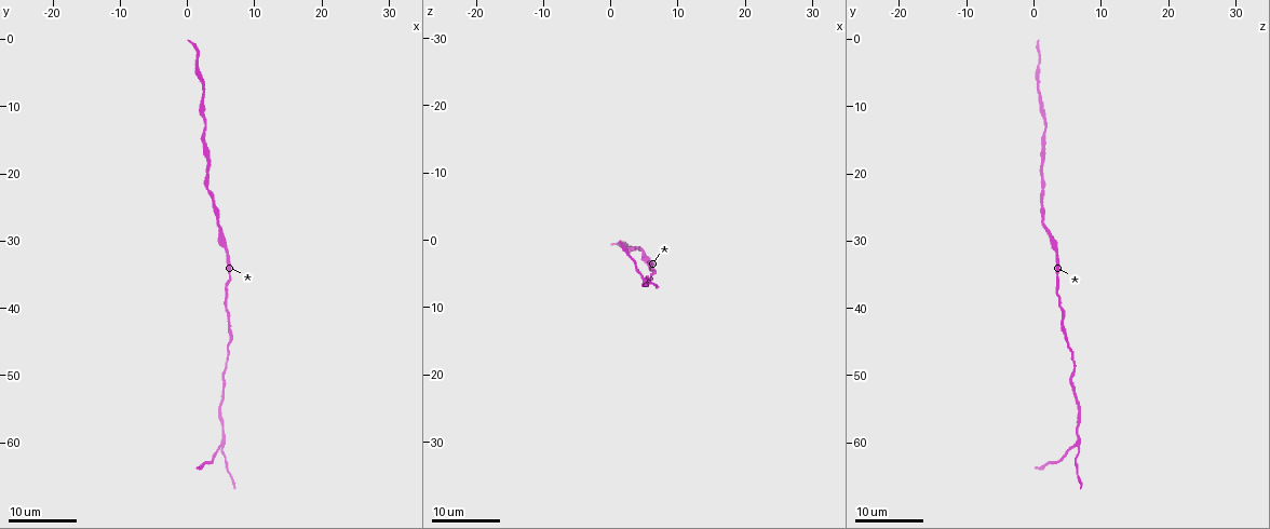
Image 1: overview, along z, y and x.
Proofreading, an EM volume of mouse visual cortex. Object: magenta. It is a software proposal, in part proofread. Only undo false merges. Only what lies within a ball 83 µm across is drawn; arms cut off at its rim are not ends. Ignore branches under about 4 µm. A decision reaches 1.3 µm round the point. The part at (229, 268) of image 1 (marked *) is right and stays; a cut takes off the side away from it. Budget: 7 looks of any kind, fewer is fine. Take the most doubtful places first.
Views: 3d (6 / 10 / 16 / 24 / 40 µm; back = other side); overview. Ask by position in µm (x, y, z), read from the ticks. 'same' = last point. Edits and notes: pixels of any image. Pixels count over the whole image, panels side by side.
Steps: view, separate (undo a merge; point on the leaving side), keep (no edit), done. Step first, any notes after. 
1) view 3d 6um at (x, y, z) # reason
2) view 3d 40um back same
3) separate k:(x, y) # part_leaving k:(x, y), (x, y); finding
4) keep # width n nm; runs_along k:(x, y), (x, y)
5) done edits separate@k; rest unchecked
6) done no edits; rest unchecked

view 3d 24um at (5.0, 60.0, 6.5) # two arms in line, one across

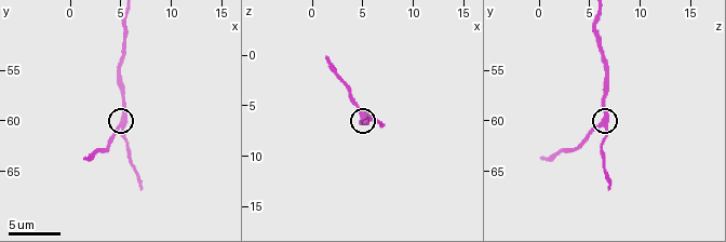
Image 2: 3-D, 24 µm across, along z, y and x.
view 3d 10um at (5.2, 60.2, 6.4)

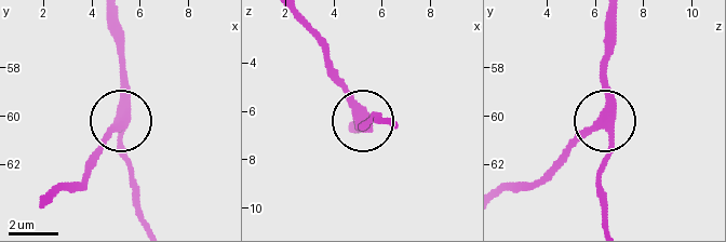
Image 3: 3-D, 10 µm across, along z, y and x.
keep # runs_along 3:(614, 21), (602, 198); all the same cell

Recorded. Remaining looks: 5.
view 3d 10um at (5.0, 54.8, 6.6) # calibre changes

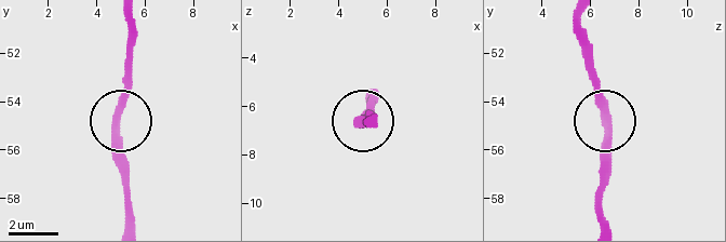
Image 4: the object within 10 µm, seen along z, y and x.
keep # runs_along 4:(133, 21), (133, 77), (120, 120), (120, 180); one cell here

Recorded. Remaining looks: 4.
view 3d 16um at (6.5, 44.0, 5.0) # thick turns thin

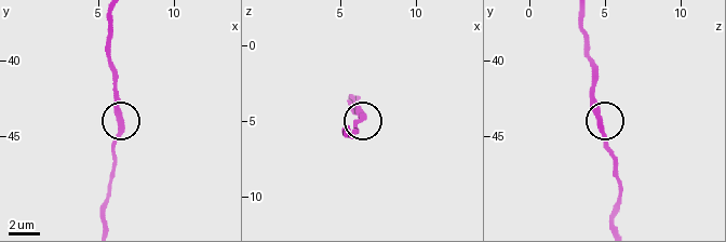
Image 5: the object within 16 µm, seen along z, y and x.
view 3d 10um at (6.6, 44.4, 4.8) # zoom in

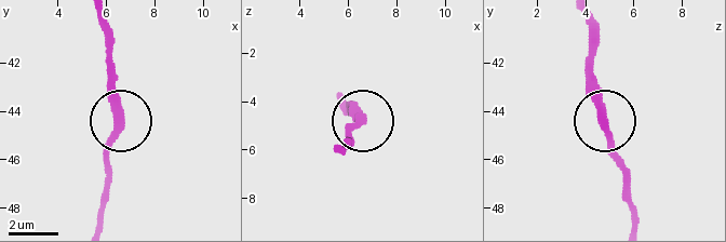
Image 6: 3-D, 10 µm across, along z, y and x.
keep # width 330 nm; one cell here

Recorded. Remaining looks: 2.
view 3d 16um at (3.0, 17.5, 1.5) # calibre changes

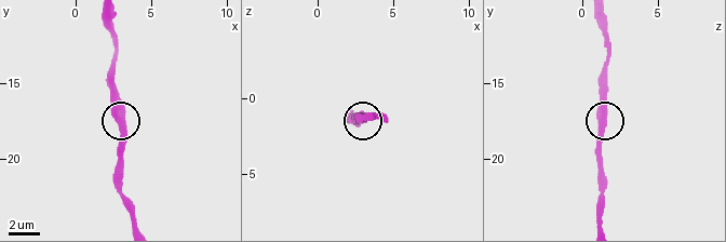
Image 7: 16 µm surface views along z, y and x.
view 3d 10um at (3.2, 18.0, 1.4)

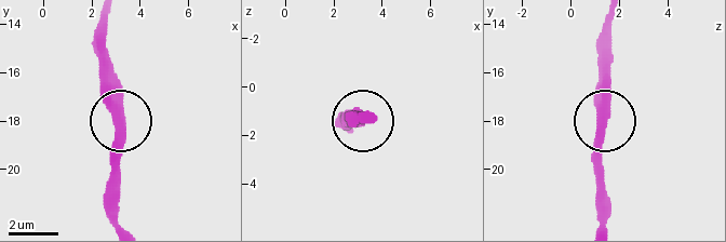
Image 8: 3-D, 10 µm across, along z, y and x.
keep # runs_along 8:(603, 224), (599, 131), (605, 58); continuous, no second cell

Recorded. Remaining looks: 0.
done no edits; rest unchecked

